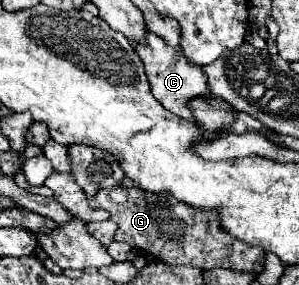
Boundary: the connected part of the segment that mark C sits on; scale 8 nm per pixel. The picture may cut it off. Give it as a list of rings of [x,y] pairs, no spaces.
[[[145,31],[145,43],[135,45],[135,51],[137,51],[137,55],[141,57],[141,61],[145,65],[145,73],[147,73],[147,79],[151,83],[151,91],[153,91],[155,99],[161,101],[165,105],[165,109],[173,111],[175,115],[193,121],[193,115],[187,109],[187,103],[193,97],[209,95],[205,73],[199,67],[189,65],[179,49],[167,45],[167,41],[159,39],[159,35],[153,35],[151,31]]]

